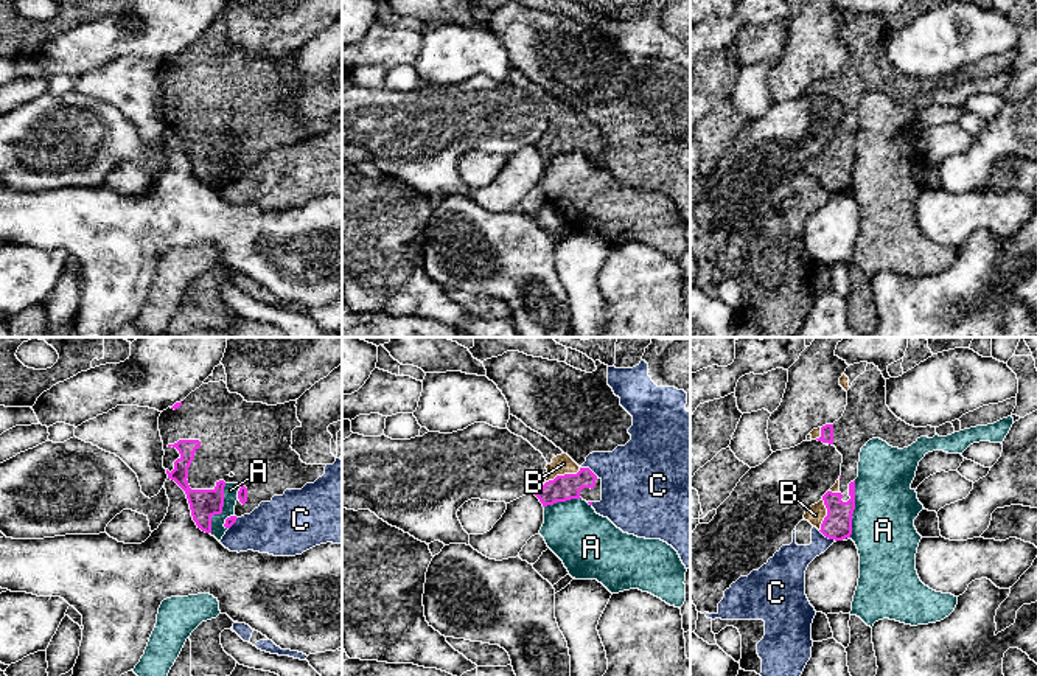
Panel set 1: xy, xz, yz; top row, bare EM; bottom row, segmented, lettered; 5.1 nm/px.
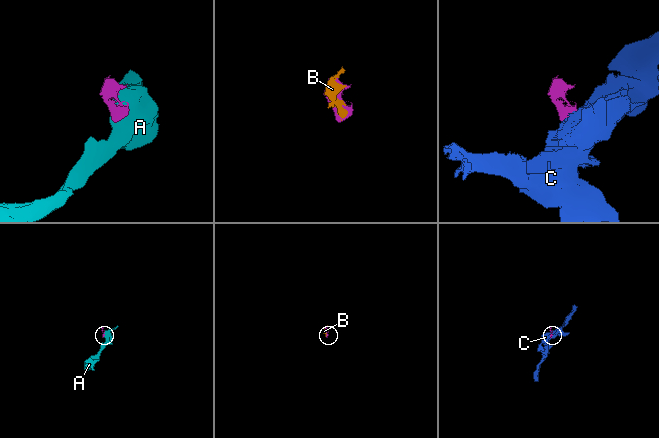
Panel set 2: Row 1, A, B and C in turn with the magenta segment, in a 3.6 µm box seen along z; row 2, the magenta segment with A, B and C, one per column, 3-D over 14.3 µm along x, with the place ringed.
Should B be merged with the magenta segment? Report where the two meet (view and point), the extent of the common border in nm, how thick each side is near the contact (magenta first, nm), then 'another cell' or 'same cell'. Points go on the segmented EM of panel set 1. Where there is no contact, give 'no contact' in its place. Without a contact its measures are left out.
xz (565, 474) | 200 nm | 140/100 nm | same cell

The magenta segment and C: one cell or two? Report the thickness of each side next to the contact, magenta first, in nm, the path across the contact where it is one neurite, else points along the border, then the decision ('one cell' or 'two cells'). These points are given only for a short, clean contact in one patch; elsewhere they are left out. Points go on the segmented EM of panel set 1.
150/180 nm | along yz (818, 530), (835, 541) | two cells

